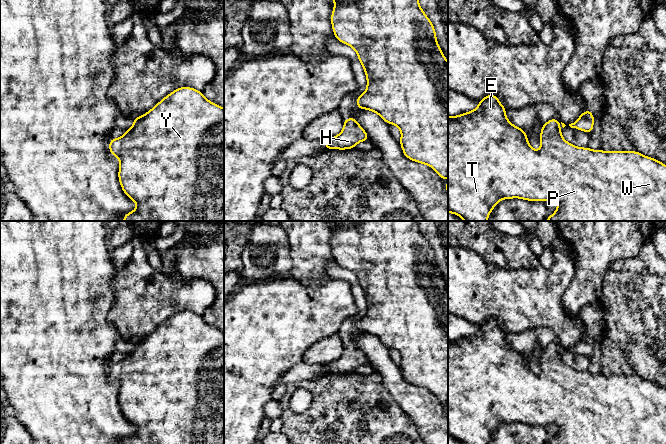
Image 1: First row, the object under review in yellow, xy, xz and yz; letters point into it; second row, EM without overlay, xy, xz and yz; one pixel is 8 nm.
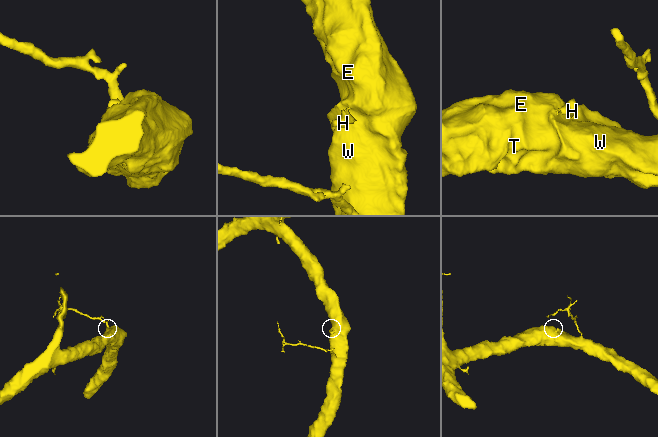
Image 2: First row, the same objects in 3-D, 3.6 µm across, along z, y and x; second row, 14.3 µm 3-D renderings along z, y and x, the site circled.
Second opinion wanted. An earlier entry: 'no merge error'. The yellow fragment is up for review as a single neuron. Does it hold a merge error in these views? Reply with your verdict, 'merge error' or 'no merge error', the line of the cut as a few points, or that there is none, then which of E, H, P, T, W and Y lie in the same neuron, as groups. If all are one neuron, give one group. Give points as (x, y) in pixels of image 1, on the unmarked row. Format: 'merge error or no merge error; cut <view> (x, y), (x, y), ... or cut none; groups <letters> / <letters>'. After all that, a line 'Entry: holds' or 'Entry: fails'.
merge error; cut yz (556, 343), (557, 348); groups E P T W Y / H
Entry: fails

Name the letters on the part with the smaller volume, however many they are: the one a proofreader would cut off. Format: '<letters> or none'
H

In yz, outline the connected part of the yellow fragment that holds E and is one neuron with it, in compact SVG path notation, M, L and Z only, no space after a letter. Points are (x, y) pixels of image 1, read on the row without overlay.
M493 318L479 324L478 331L473 335L454 341L448 340L448 437L454 437L463 444L487 444L490 436L500 424L520 422L528 425L556 425L557 434L546 444L666 444L666 388L637 375L605 376L601 373L594 375L589 371L577 371L563 363L555 342L542 349L539 364L541 373L536 375L528 367L525 354L514 350L506 342L506 332Z

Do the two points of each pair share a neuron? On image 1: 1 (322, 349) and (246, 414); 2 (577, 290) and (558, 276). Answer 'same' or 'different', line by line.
1: different
2: different

